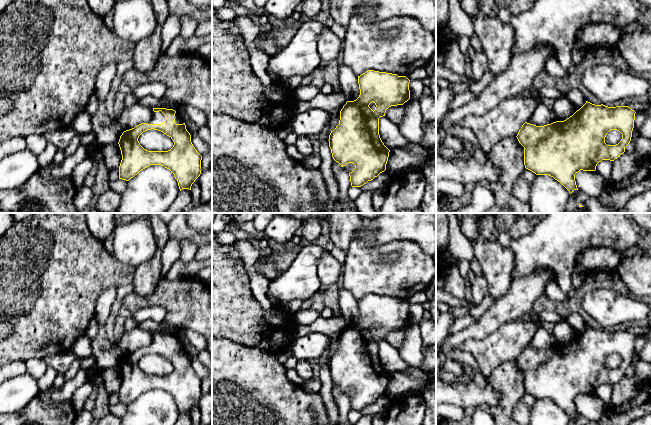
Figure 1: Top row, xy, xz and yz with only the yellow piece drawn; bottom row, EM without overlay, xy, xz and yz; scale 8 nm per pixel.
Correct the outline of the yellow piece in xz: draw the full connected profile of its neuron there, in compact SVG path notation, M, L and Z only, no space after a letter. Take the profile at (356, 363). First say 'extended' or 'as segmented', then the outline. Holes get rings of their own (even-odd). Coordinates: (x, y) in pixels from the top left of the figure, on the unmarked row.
as segmented; M368 294L358 300L359 321L347 325L340 335L340 344L329 359L329 371L333 383L341 391L353 387L355 393L349 397L352 411L361 411L386 394L390 374L379 359L379 342L385 340L391 330L403 329L410 323L410 304L406 300Z

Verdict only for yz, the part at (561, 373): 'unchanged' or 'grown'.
unchanged

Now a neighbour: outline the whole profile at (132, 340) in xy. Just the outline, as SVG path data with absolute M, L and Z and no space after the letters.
M138 327L124 332L117 344L122 353L126 355L141 347L148 346L152 342L153 337L153 332Z

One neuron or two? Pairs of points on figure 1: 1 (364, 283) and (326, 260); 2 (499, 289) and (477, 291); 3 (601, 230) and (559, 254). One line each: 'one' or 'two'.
1: two
2: two
3: one

